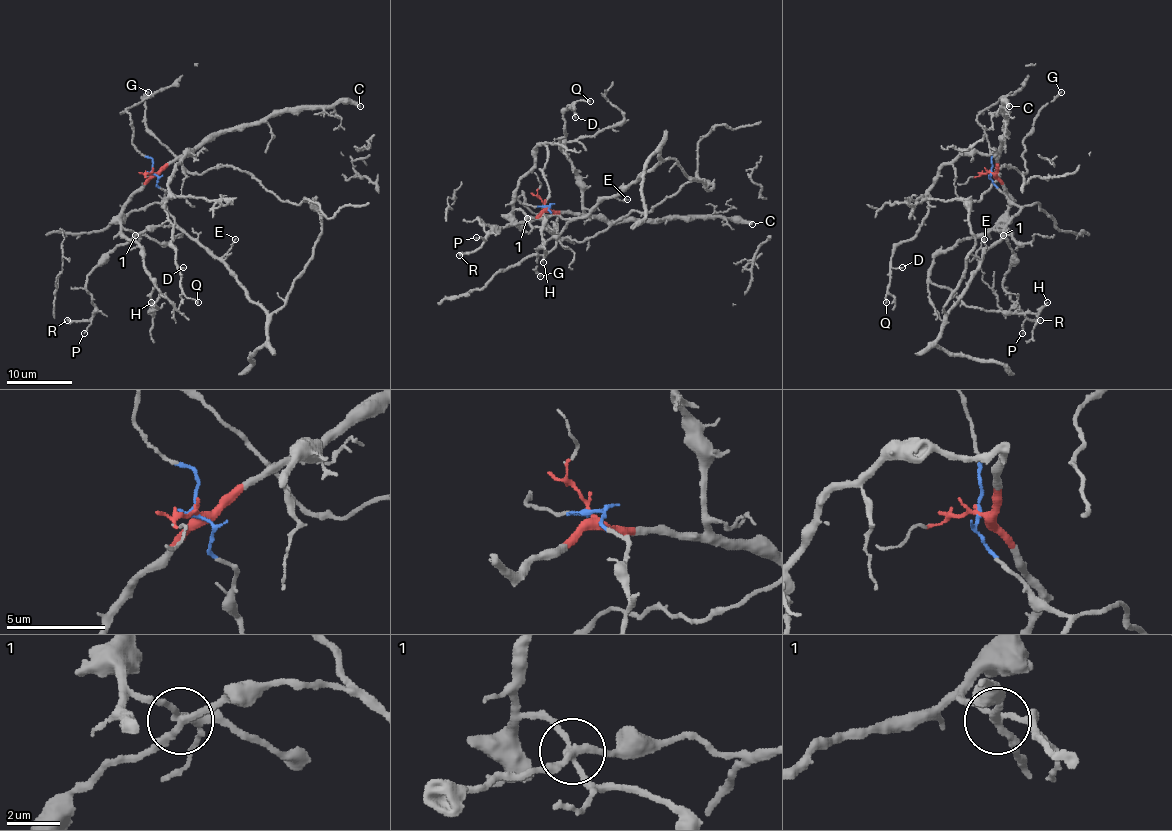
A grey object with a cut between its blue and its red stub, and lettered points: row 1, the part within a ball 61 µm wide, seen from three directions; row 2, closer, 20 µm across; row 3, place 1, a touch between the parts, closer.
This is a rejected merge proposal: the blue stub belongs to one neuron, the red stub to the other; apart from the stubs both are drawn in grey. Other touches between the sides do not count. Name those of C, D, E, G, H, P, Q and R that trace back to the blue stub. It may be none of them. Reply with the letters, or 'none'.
E, G, P, R

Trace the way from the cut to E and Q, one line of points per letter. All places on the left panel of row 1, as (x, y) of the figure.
E: (152, 172), (165, 193), (167, 211), (177, 224), (214, 255), (222, 257), (236, 239)
Q: (152, 172), (162, 170), (183, 154), (188, 154), (173, 170), (165, 213), (172, 229), (180, 288), (198, 303)

